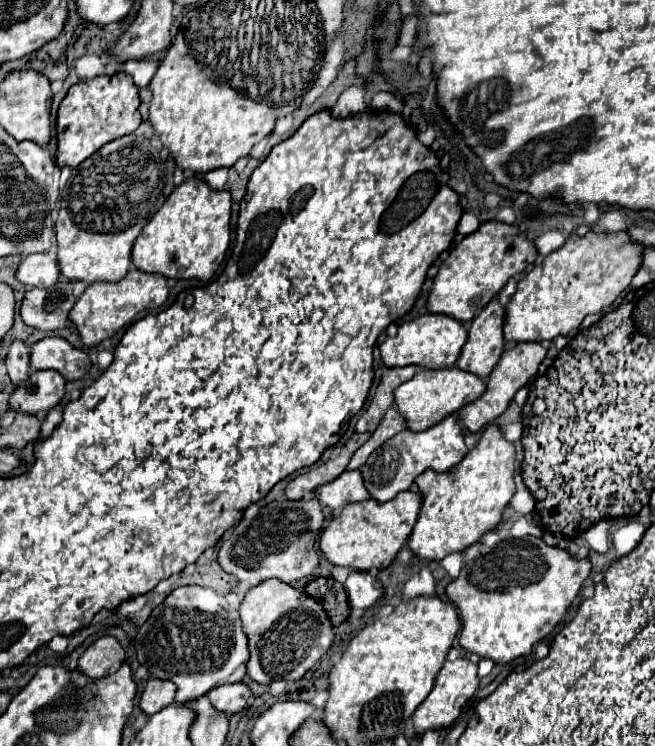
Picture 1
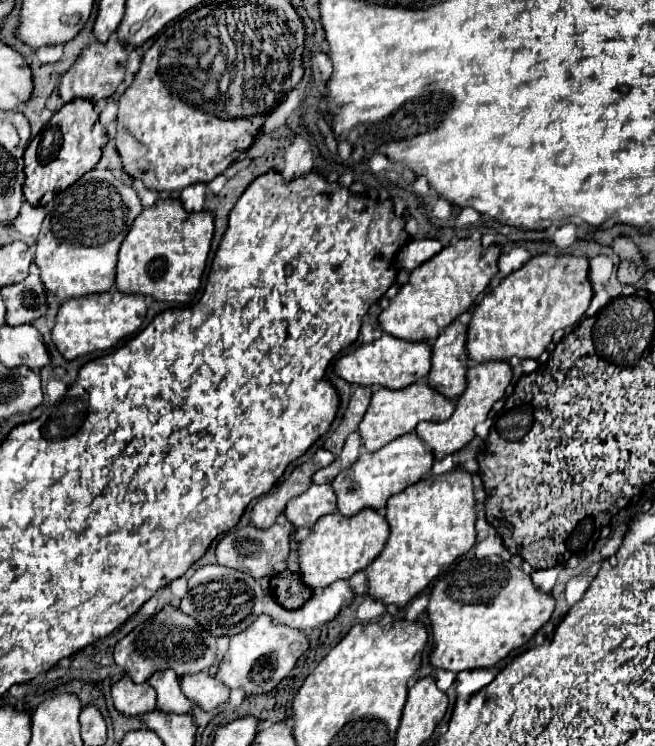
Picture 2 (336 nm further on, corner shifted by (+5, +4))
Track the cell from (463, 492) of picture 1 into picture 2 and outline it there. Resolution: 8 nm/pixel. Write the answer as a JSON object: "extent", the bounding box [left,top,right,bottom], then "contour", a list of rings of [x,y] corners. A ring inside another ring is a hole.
{"extent":[364,468,476,608],"contour":[[[456,468],[450,474],[440,476],[428,476],[426,480],[420,480],[418,484],[408,486],[400,494],[394,494],[386,504],[386,520],[390,526],[390,536],[380,552],[380,556],[364,570],[368,578],[368,590],[366,594],[374,600],[380,600],[384,606],[398,606],[404,608],[418,592],[422,592],[444,568],[448,568],[458,556],[466,554],[476,540],[476,512],[474,512],[474,488],[472,488],[472,476]]]}

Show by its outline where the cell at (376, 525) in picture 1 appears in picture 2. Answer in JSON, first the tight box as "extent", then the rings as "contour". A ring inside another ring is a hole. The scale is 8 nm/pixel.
{"extent":[298,508,390,590],"contour":[[[366,508],[352,518],[346,518],[338,512],[322,516],[298,546],[298,564],[304,584],[308,584],[312,590],[324,588],[336,580],[346,580],[352,574],[364,570],[382,552],[388,534],[390,528],[386,518],[372,508]]]}

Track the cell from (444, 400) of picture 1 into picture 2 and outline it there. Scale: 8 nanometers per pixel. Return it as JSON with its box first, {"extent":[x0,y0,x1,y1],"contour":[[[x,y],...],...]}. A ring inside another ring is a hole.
{"extent":[358,384,454,452],"contour":[[[412,384],[400,392],[392,392],[388,388],[376,388],[372,392],[370,406],[358,426],[358,434],[362,438],[362,446],[366,450],[376,452],[382,446],[386,446],[388,442],[400,438],[402,434],[410,434],[420,422],[424,422],[424,420],[440,422],[440,420],[446,420],[448,416],[452,416],[452,412],[454,412],[454,402],[440,396],[426,384]]]}

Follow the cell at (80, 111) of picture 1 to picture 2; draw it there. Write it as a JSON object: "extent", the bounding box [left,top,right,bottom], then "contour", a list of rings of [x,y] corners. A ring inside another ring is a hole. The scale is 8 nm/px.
{"extent":[24,100,108,206],"contour":[[[74,100],[60,108],[42,132],[30,142],[24,154],[24,198],[32,206],[46,206],[56,192],[68,188],[84,172],[92,170],[102,156],[102,146],[108,142],[106,128],[100,124],[90,100]]]}

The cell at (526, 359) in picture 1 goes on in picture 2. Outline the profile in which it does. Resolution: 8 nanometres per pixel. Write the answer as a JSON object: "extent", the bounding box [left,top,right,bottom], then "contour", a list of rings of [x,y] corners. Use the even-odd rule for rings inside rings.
{"extent":[416,362,512,460],"contour":[[[484,362],[470,366],[466,374],[466,390],[456,400],[454,414],[444,422],[420,422],[416,428],[416,434],[424,442],[428,452],[432,452],[436,460],[440,460],[464,448],[474,438],[474,426],[488,418],[492,404],[502,398],[510,380],[512,380],[512,368],[506,362]]]}

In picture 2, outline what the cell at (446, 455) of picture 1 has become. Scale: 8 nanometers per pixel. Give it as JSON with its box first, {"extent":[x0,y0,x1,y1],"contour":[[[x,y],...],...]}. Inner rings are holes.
{"extent":[332,432,434,516],"contour":[[[414,432],[392,440],[390,444],[386,444],[384,448],[380,448],[376,452],[362,450],[358,460],[348,470],[340,472],[336,476],[336,480],[332,482],[332,488],[338,498],[338,512],[342,516],[354,516],[356,512],[360,512],[364,508],[382,510],[390,496],[416,484],[422,478],[422,474],[430,472],[432,462],[434,462],[432,454],[426,452],[424,444],[420,442],[420,438]]]}

